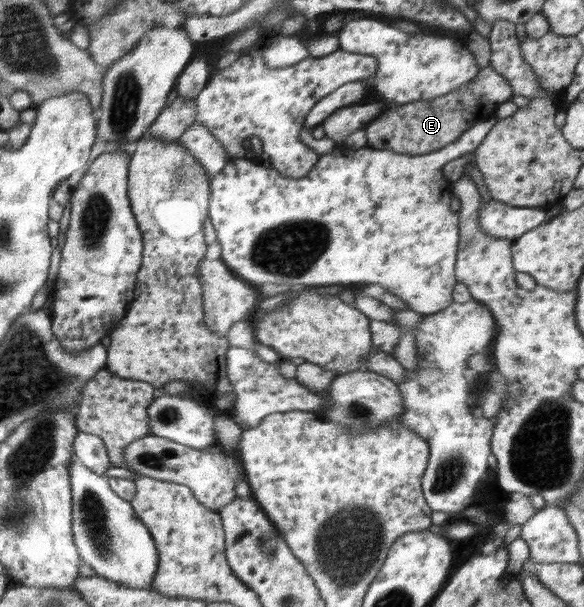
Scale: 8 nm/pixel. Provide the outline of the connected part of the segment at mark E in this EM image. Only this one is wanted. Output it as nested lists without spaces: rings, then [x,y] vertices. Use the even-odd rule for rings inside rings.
[[[487,65],[476,77],[458,89],[430,101],[414,101],[389,107],[384,114],[364,128],[368,148],[390,150],[402,154],[424,155],[442,149],[458,139],[474,123],[496,116],[500,103],[511,100],[513,91],[509,80]]]

